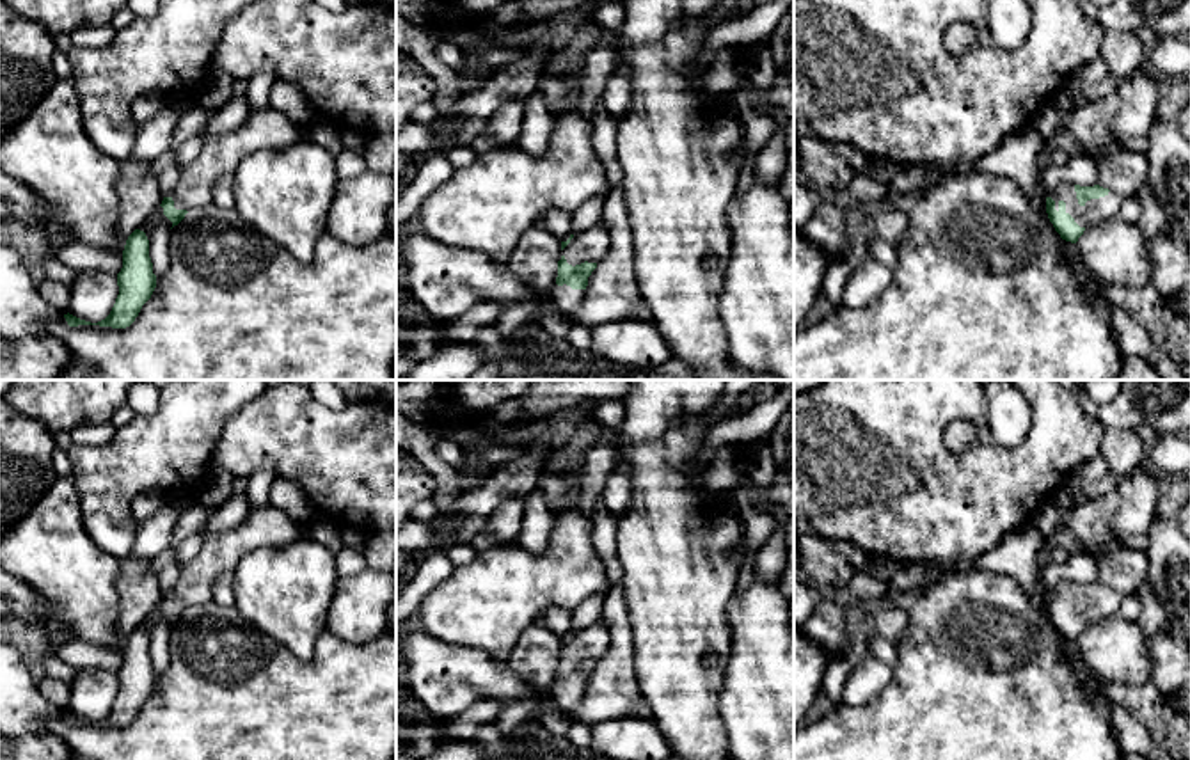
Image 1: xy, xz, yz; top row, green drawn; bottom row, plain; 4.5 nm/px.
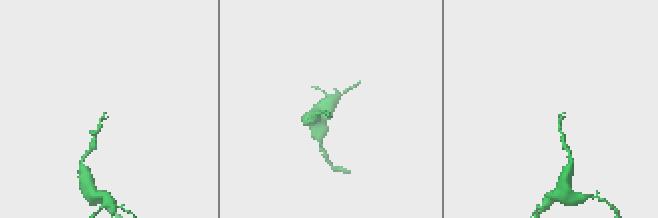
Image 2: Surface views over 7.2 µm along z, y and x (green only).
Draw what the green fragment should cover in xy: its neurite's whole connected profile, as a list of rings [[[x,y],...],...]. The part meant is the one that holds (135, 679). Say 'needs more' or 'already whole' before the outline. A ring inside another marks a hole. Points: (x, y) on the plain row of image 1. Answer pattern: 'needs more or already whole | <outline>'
already whole | [[[135,627],[126,637],[123,648],[123,666],[117,671],[117,684],[119,693],[105,717],[91,721],[67,710],[64,712],[67,723],[126,726],[135,719],[142,703],[151,696],[156,685],[156,673],[153,671],[153,661],[149,655],[149,637],[140,627]]]

